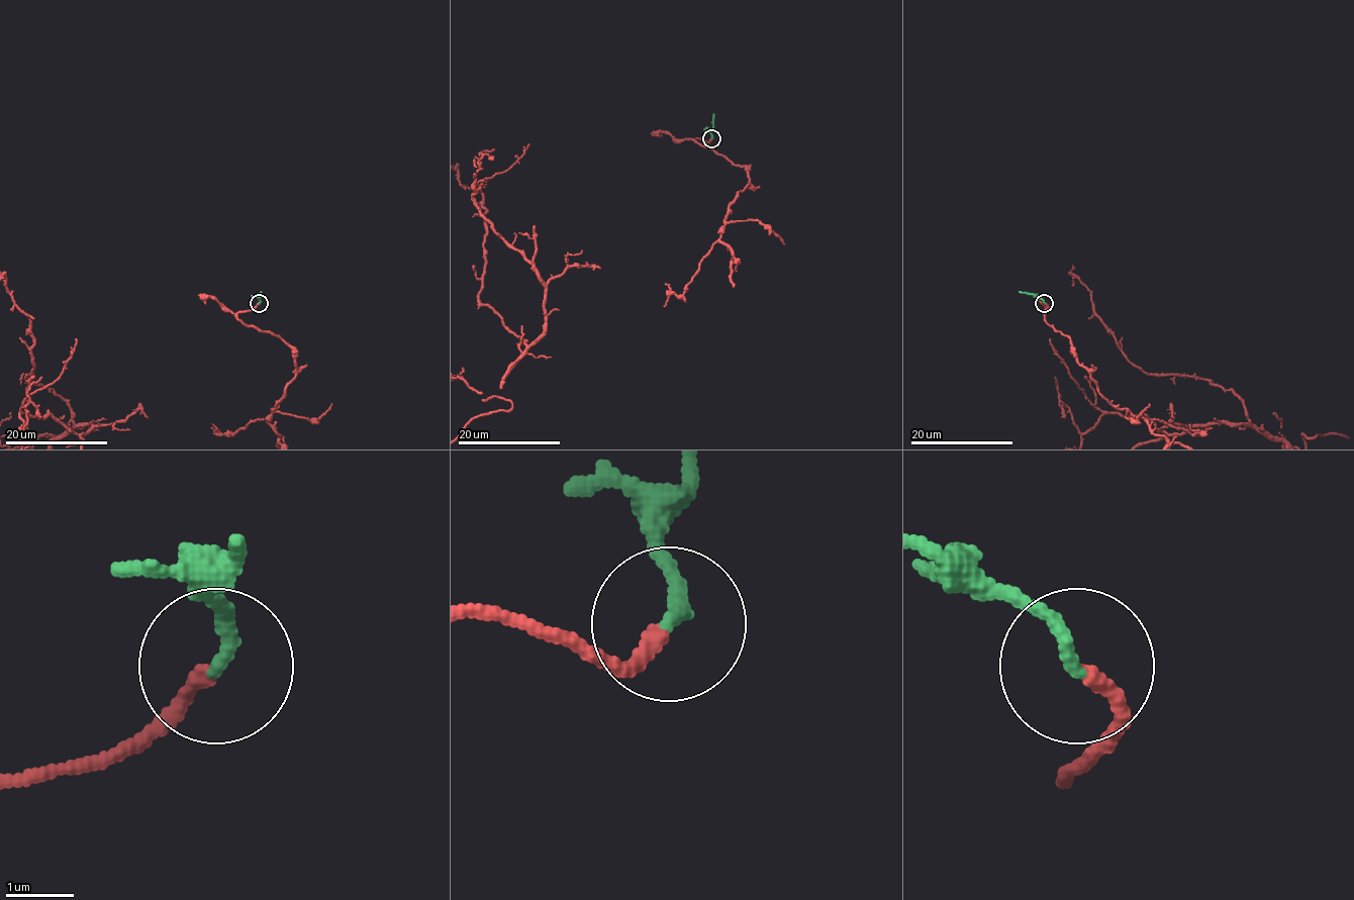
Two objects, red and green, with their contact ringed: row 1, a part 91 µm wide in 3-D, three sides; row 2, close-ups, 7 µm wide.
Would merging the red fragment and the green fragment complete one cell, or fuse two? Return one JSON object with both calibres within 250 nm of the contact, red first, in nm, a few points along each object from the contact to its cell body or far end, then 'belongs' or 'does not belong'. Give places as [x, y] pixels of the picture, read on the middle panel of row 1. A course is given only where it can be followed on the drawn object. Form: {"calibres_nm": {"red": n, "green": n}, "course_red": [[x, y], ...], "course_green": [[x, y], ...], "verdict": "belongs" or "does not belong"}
{"calibres_nm": {"red": 220, "green": 200}, "course_green": [[711, 138], [713, 113]], "verdict": "belongs"}

